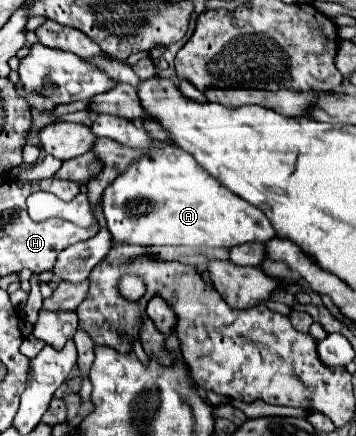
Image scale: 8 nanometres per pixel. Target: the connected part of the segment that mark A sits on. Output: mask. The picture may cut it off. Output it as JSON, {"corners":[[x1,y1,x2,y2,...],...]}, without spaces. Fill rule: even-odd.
{"corners":[[111,115,95,117,91,131,125,147,145,151,103,191,101,209,113,241,143,247,209,245,229,249,249,241,265,243,275,237,271,223,267,223,267,217,257,207,251,207,247,201,227,191,217,179,211,179,211,175,207,175,195,159,177,145,153,139,145,129,137,129,131,121]]}

